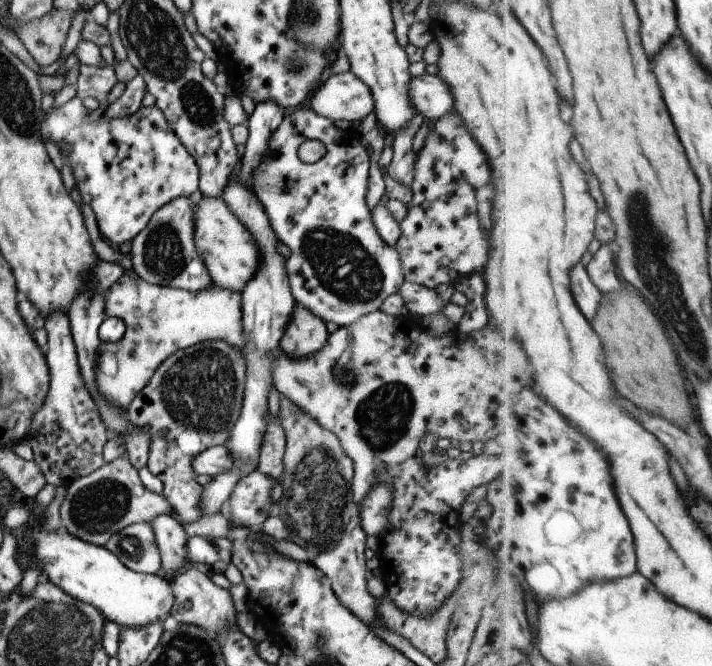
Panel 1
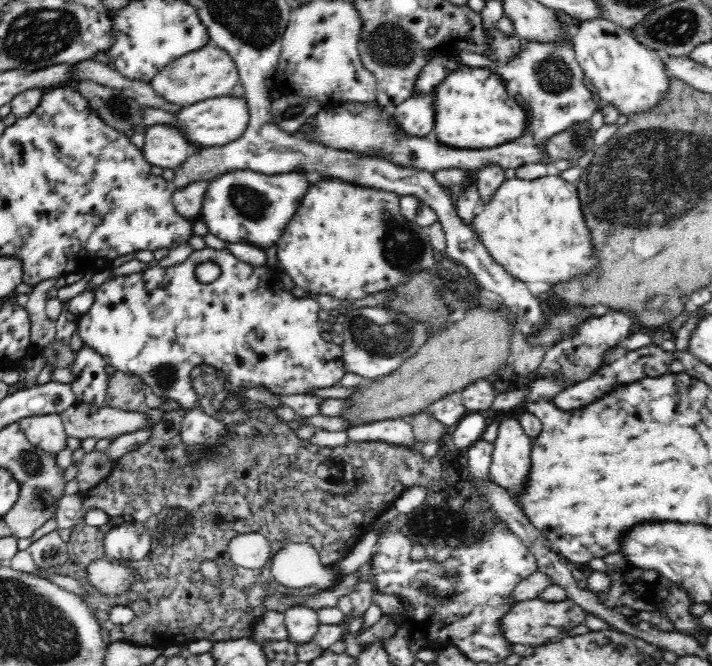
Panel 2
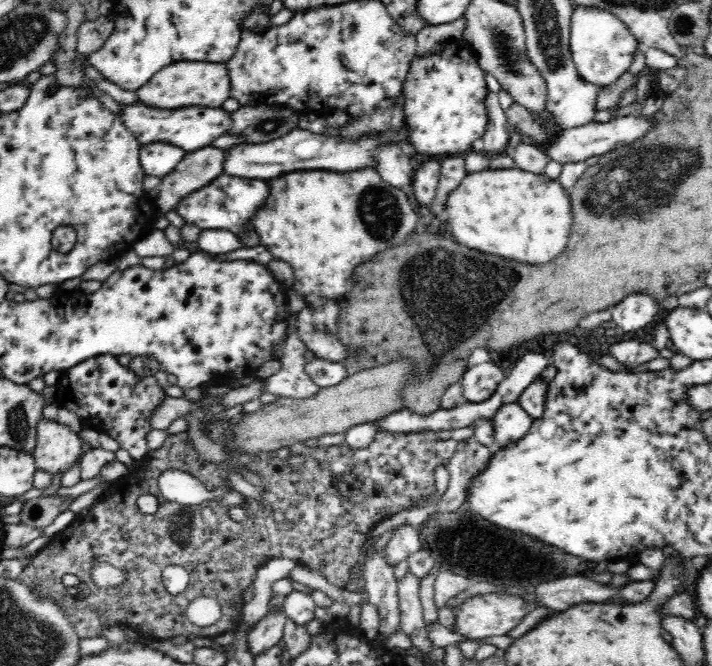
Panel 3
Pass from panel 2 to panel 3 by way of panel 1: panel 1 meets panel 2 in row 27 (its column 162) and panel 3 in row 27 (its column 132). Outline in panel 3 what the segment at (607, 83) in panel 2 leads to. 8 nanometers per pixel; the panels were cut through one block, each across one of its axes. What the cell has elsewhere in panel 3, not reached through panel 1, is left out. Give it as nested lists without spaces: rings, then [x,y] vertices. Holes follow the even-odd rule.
[[[577,5],[571,16],[570,50],[578,74],[600,88],[616,82],[631,67],[635,54],[643,49],[630,29],[616,16],[596,7]]]

